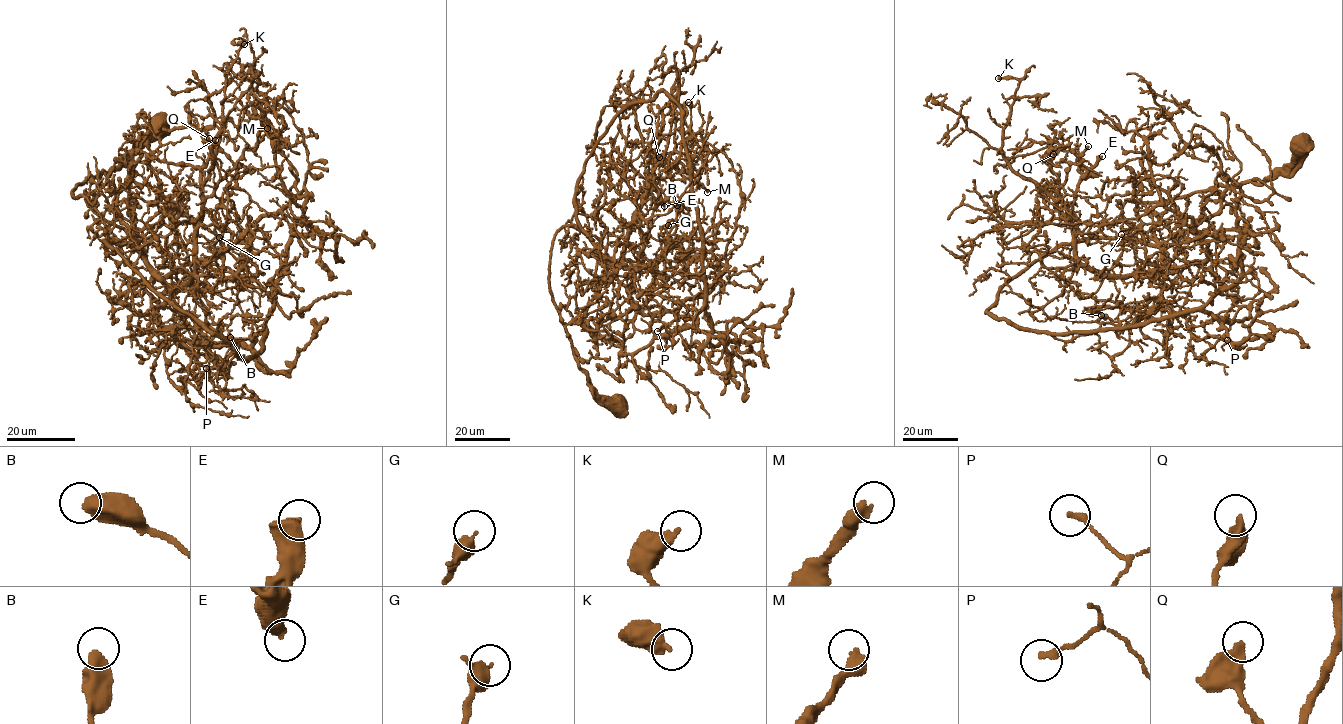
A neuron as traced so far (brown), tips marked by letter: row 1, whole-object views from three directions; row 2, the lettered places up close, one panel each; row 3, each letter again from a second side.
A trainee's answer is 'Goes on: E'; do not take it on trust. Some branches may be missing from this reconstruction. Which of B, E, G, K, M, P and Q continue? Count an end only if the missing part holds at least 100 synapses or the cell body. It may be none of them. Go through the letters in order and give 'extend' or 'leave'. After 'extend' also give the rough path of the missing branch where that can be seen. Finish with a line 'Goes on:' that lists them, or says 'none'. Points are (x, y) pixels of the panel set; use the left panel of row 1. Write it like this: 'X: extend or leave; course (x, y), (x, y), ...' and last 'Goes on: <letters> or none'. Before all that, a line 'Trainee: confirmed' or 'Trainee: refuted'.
Trainee: confirmed
B: leave
E: extend
G: leave
K: leave
M: leave
P: leave
Q: leave
Goes on: E

